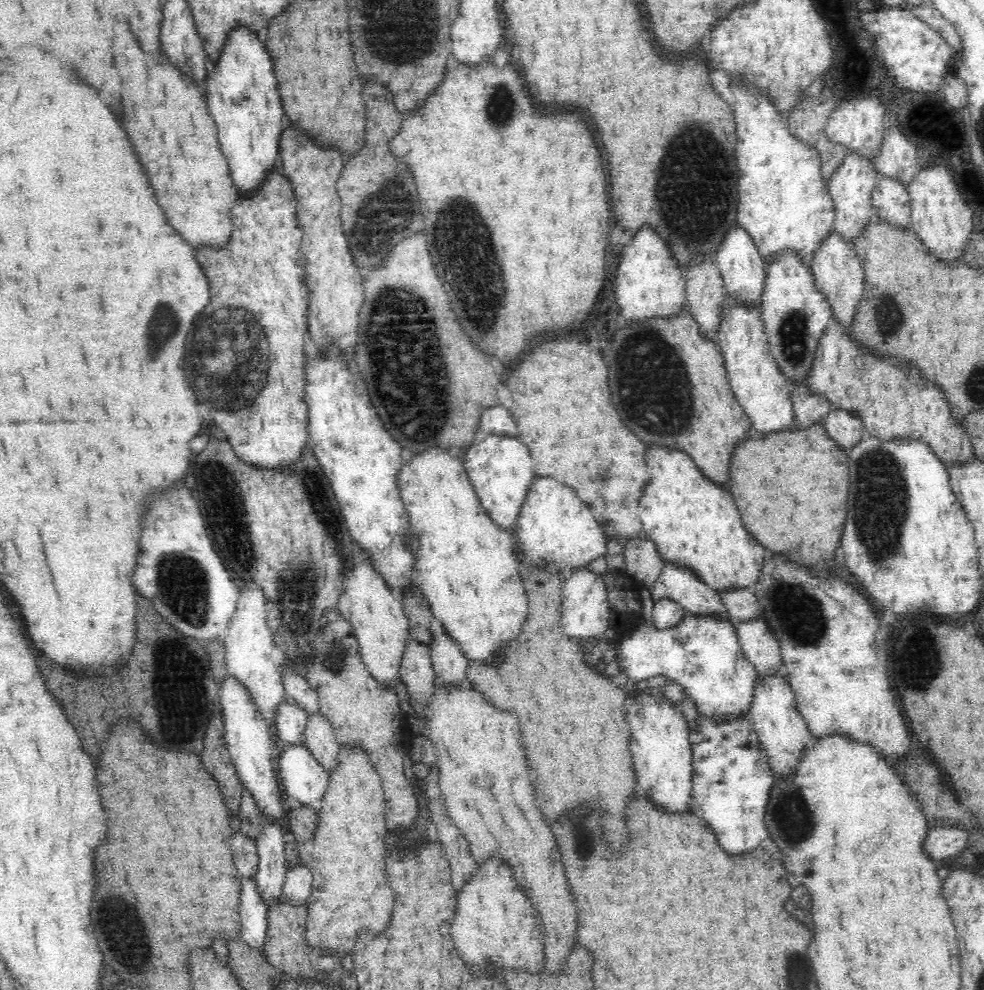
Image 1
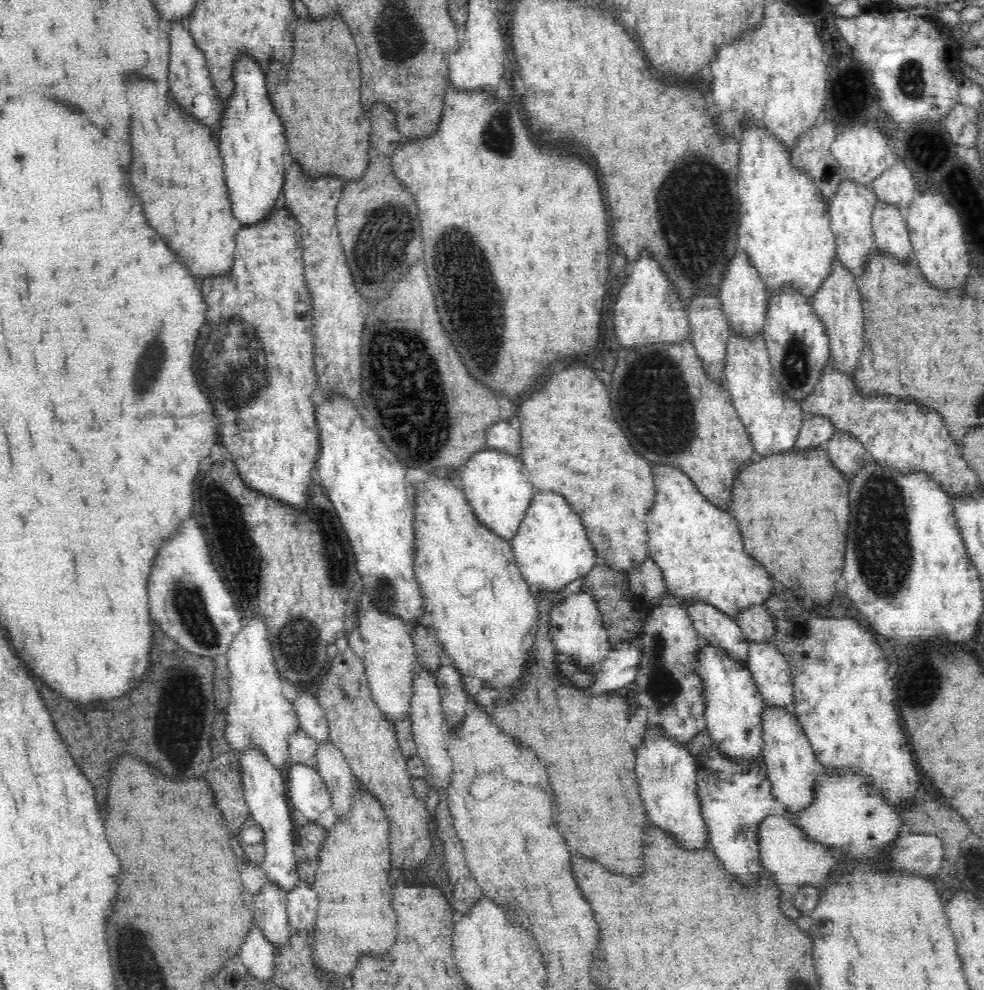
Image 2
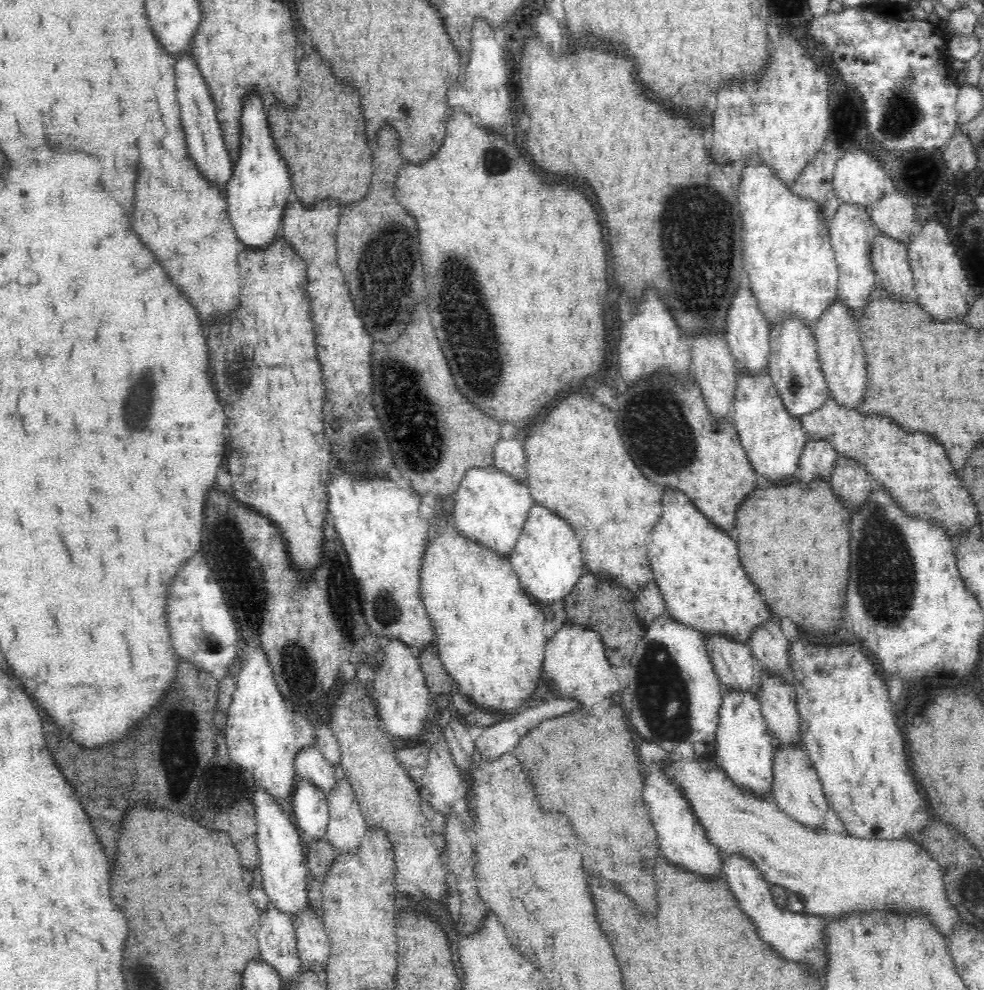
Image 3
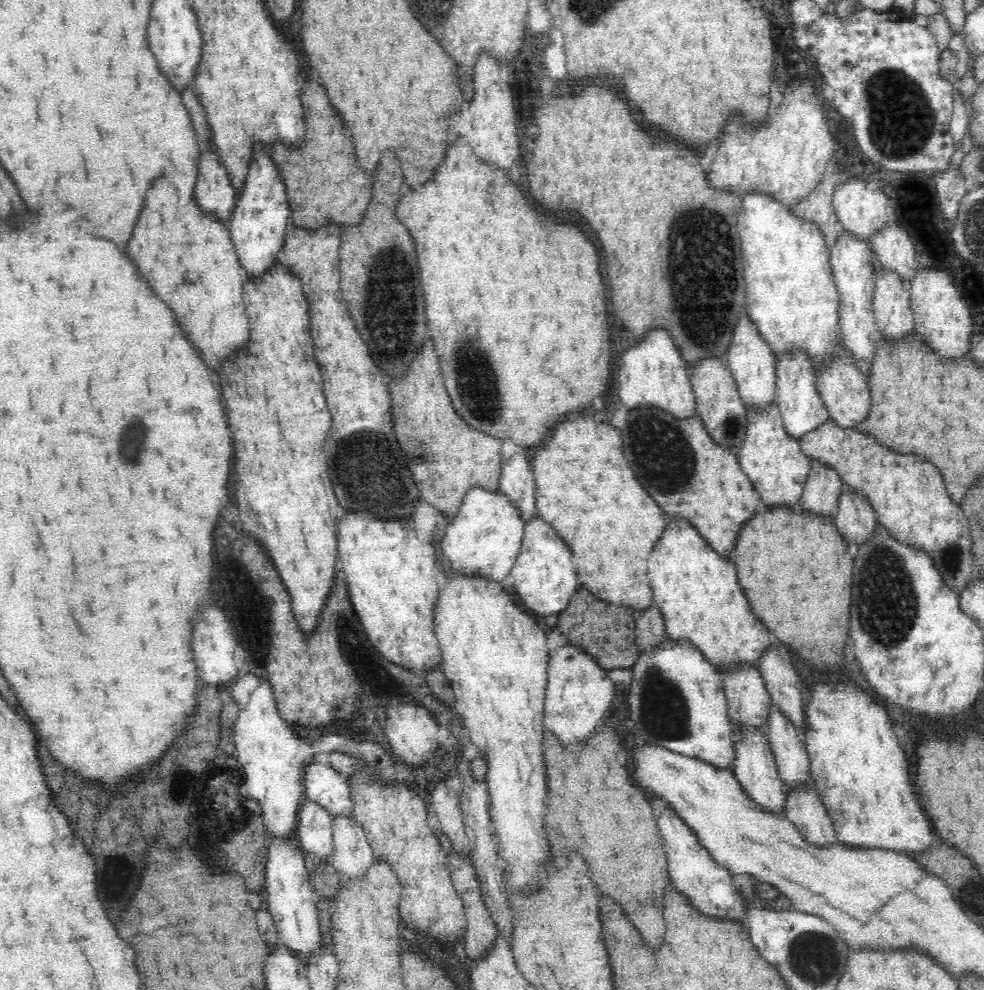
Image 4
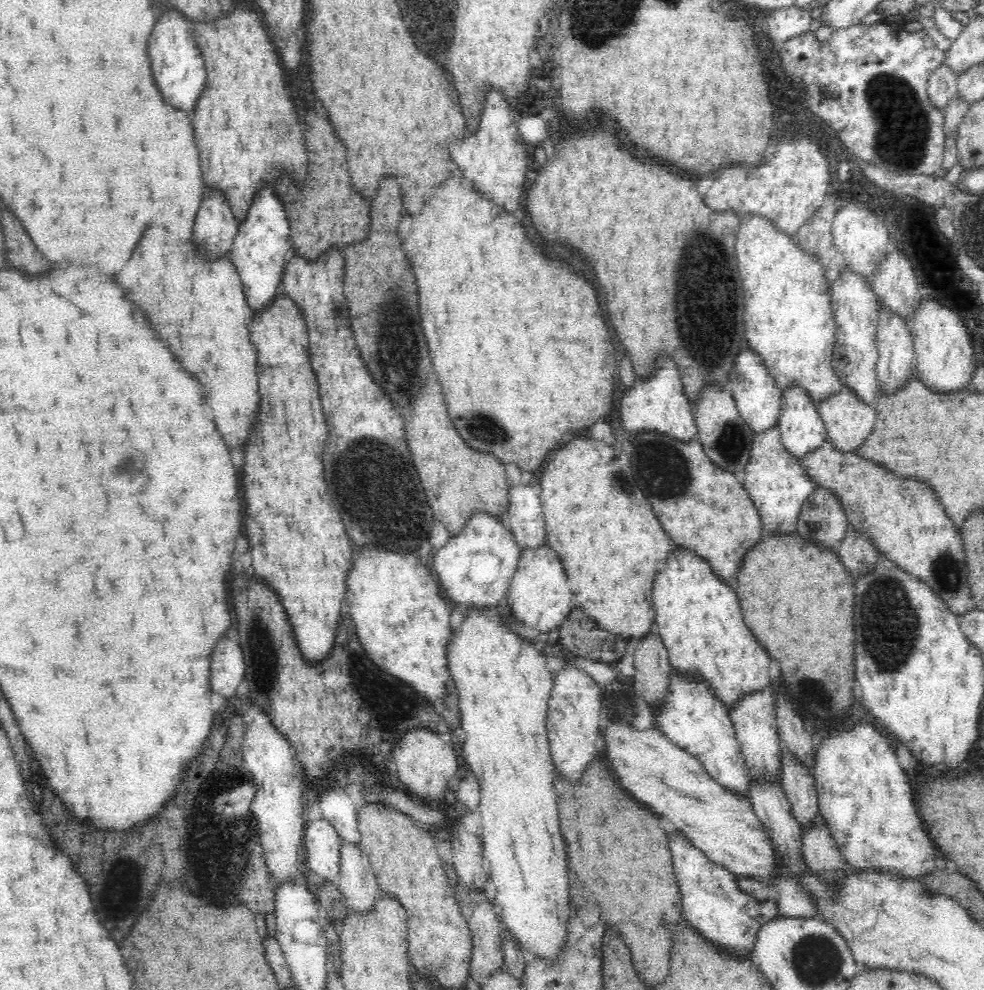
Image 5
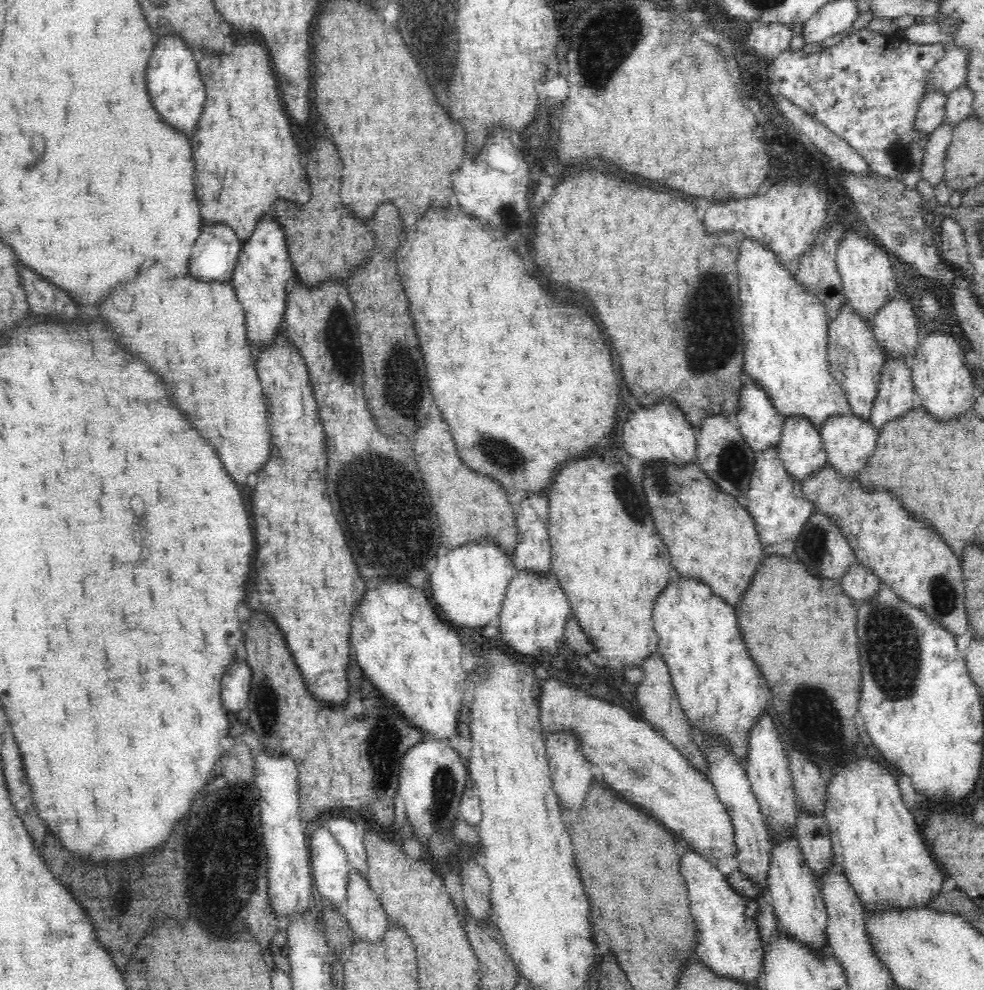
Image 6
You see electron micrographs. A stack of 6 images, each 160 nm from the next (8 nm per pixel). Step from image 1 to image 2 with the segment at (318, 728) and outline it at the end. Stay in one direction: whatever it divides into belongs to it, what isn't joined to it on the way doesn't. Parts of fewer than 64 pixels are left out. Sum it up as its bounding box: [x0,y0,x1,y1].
[313,740,354,818]

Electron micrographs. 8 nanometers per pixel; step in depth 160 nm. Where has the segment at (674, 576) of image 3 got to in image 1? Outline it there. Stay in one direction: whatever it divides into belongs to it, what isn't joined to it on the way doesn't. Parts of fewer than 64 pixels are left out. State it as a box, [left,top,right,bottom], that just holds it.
[639,446,766,592]

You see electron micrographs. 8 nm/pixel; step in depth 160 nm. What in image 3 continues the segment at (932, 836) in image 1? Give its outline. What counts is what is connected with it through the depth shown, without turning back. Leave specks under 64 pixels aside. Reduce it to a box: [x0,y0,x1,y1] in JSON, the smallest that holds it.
[666,758,960,938]

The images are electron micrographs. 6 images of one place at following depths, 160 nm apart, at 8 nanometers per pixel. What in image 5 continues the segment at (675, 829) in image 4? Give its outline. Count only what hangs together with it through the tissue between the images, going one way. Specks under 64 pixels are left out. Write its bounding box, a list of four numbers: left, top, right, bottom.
[668,830,778,956]

